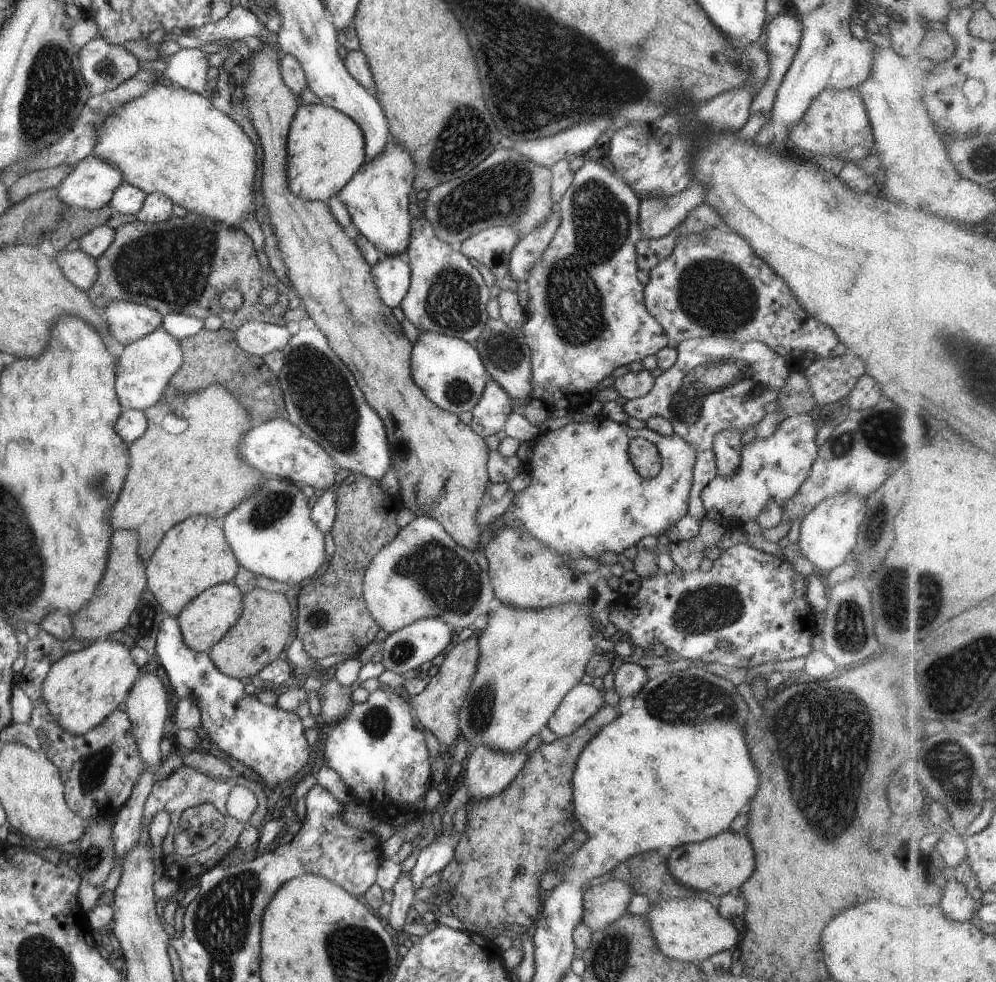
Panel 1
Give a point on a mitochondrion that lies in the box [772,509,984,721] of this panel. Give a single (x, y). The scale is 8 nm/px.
(901, 597)

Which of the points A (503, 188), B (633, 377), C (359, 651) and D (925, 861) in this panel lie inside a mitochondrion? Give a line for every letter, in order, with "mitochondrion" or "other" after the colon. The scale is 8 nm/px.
A: mitochondrion
B: other
C: other
D: other

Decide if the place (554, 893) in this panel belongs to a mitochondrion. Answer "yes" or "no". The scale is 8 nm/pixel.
no

